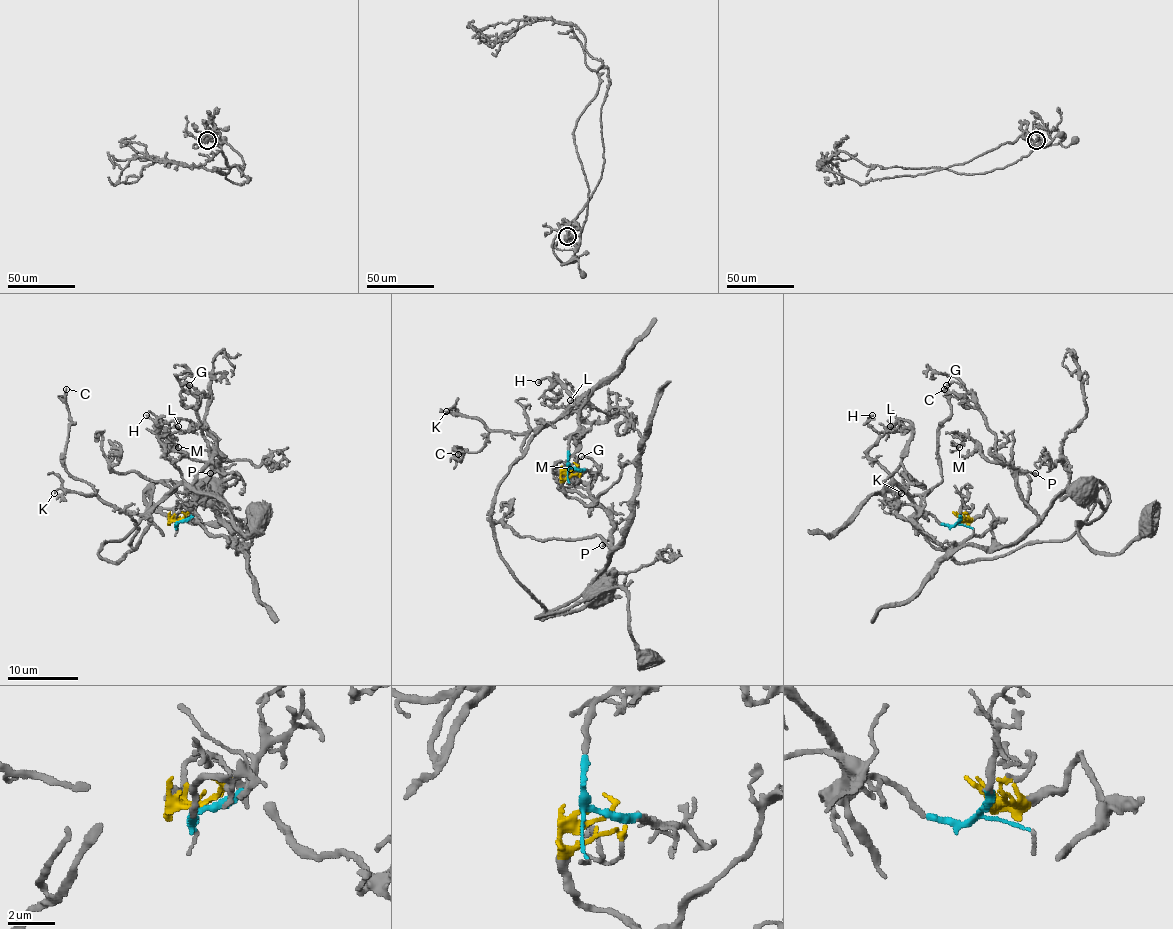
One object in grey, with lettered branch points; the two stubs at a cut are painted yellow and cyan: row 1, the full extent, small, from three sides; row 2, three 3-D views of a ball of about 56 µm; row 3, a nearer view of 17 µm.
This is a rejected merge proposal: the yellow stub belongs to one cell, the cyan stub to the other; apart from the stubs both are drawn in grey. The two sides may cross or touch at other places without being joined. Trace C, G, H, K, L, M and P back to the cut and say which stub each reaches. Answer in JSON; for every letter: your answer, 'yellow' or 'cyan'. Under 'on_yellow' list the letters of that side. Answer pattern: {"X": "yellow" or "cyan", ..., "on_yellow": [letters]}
{"C": "cyan", "G": "yellow", "H": "cyan", "K": "cyan", "L": "cyan", "M": "yellow", "P": "yellow", "on_yellow": ["G", "M", "P"]}

